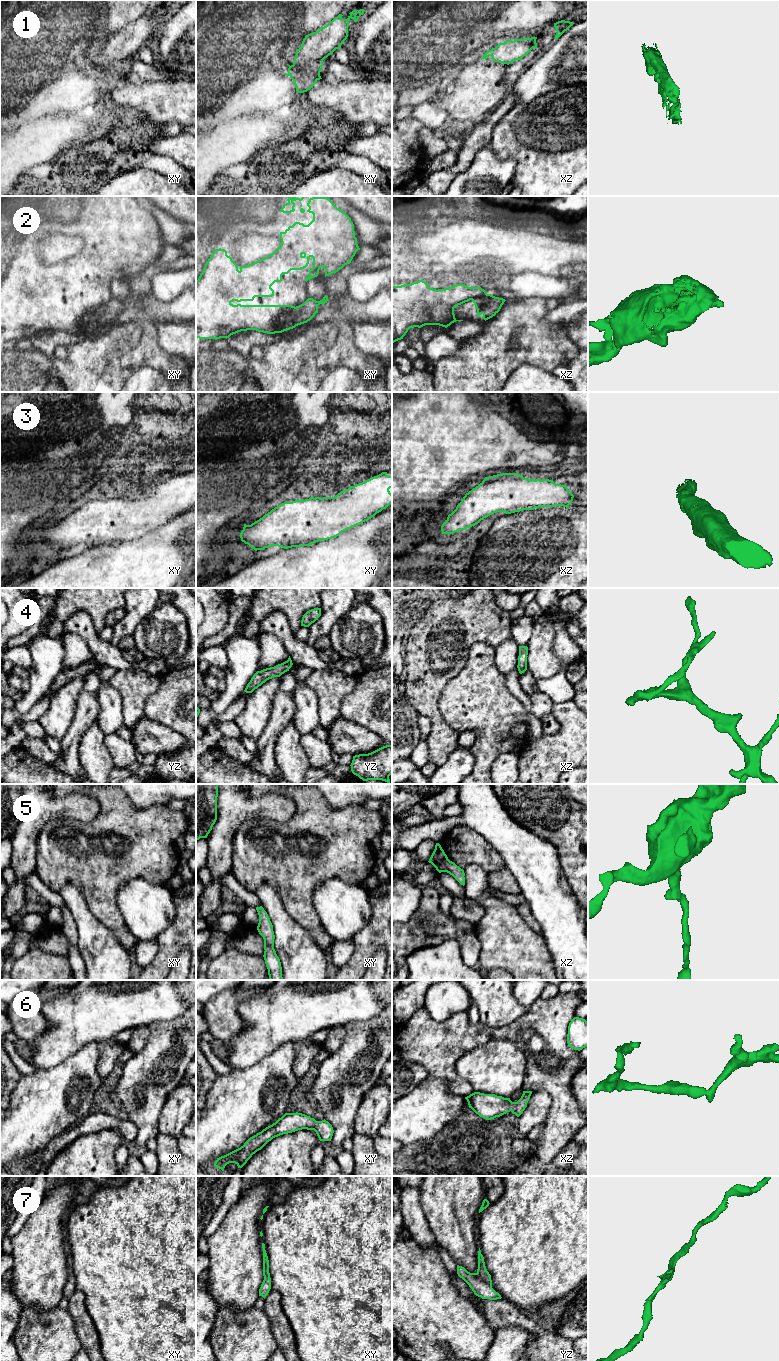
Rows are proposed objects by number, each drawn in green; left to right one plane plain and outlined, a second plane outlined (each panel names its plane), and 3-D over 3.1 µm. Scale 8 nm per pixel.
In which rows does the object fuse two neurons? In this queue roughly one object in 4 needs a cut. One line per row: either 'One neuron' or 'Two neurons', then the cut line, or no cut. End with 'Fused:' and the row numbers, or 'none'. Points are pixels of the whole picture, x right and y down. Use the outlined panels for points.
1: One neuron. No split
2: Two neurons. Split along xy (295, 307), (280, 317), (277, 323), (277, 332)
3: One neuron. No split
4: One neuron. No split
5: One neuron. No split
6: One neuron. No split
7: One neuron. No split
Fused: 2

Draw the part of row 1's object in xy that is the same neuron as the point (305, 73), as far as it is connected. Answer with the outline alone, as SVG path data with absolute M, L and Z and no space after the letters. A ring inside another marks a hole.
M364 9L353 10L350 12L347 19L342 18L342 14L339 14L326 26L320 28L318 31L310 33L305 36L302 41L301 47L296 50L296 55L293 60L293 64L289 66L288 73L284 74L289 76L296 87L297 93L304 93L313 88L316 82L321 78L320 72L323 66L323 60L329 55L332 55L336 49L341 49L341 45L348 37L349 20L353 19L358 21L359 17L365 12Z

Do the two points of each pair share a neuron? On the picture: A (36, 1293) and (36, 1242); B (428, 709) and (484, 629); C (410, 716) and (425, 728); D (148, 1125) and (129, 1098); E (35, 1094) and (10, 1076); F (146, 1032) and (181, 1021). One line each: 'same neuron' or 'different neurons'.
A: same neuron
B: same neuron
C: different neurons
D: same neuron
E: different neurons
F: same neuron

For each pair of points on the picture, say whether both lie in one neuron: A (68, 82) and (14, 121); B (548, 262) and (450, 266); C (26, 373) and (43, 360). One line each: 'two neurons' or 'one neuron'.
A: one neuron
B: one neuron
C: one neuron

